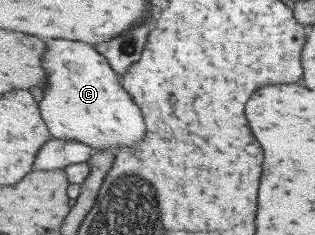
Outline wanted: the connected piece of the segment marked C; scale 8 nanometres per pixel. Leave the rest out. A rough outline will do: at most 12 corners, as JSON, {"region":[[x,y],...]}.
{"region":[[49,40],[54,138],[133,148],[147,124],[91,44]]}

